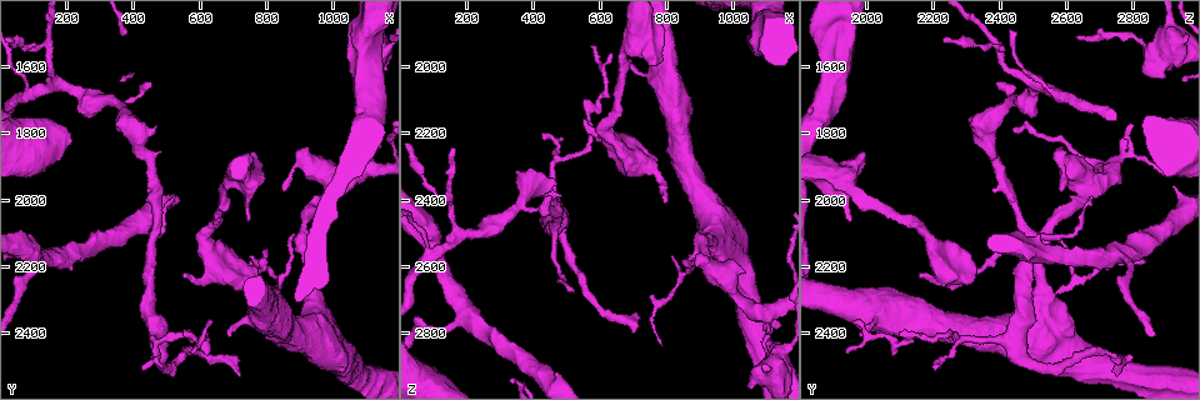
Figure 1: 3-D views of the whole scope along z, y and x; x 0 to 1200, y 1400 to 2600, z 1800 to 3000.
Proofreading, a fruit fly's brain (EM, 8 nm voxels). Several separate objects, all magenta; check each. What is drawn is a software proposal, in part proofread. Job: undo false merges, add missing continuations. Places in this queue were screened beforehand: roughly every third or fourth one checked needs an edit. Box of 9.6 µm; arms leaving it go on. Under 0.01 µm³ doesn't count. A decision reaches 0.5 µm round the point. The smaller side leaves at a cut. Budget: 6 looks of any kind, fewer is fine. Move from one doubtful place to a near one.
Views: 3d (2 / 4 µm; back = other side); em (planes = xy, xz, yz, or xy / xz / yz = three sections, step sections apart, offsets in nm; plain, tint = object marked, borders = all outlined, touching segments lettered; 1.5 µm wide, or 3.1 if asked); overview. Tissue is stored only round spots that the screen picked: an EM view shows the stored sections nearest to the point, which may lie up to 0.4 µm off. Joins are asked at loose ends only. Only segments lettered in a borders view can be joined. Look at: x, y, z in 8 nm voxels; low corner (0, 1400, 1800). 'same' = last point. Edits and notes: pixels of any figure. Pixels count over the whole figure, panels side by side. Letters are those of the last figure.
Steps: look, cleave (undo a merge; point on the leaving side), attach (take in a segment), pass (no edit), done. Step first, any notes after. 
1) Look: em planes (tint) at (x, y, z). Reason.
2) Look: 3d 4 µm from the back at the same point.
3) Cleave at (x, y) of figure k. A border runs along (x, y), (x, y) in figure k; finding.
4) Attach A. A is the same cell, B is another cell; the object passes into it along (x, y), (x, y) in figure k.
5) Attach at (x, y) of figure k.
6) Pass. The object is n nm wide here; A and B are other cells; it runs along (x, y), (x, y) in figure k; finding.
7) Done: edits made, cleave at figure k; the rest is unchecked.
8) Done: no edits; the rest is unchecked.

Look: em planes (tint) at (140, 1550, 2390). Side arm on a straight run.

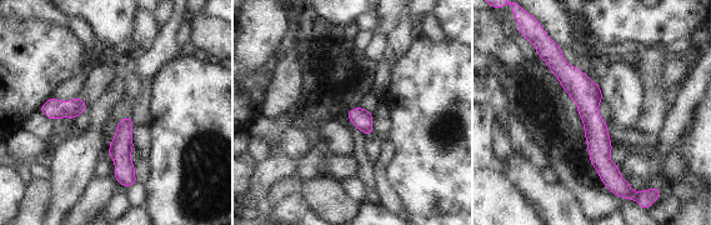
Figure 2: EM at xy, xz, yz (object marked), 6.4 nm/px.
Look: em planes (borders) at the same point. What lies round it.

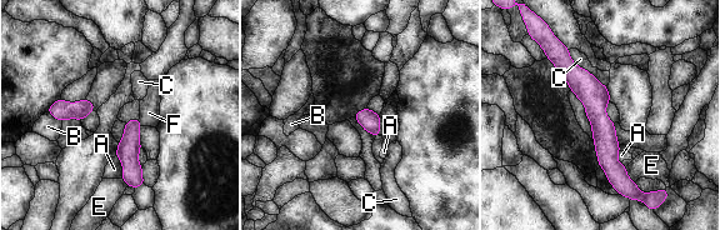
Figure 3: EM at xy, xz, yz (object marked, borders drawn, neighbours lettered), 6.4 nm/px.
Pass. A, B, C, E and F are other cells; it runs along (550, 53), (595, 96), (625, 180) in figure 3; one neuron here.

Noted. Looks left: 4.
Look: em planes (tint) at (350, 1770, 2310). Thick end.

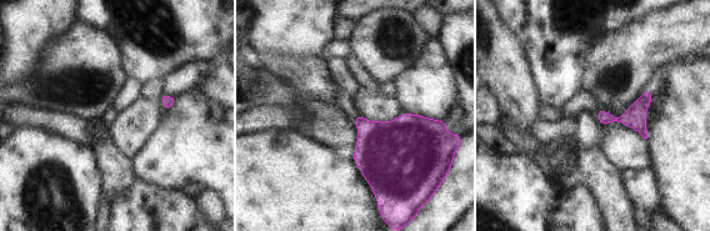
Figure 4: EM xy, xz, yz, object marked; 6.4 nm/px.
Look: em planes (borders) at the same point. See the neighbours.

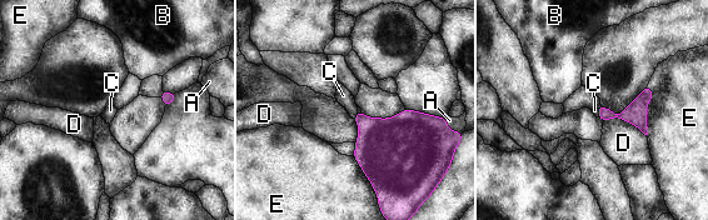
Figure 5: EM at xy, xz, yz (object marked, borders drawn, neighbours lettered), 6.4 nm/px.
Attach C. C is the same cell, A, B, D and E are other cells; the neuron continues.

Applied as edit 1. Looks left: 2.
Look: em 3.1 µm planes (borders) at (890, 1890, 2580). Sudden change in width.

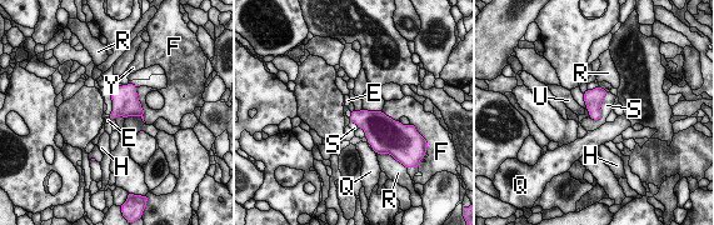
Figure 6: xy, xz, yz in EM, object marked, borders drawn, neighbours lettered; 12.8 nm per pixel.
Pass. The longest contact is with F, 460 nm; E, F, H, Q, R, S, U and Y are other cells; a border runs along (124, 116), (114, 118) in figure 6; all the same neuron.

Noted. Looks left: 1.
Done: edits made, attach at figure 5; the rest is unchecked.

